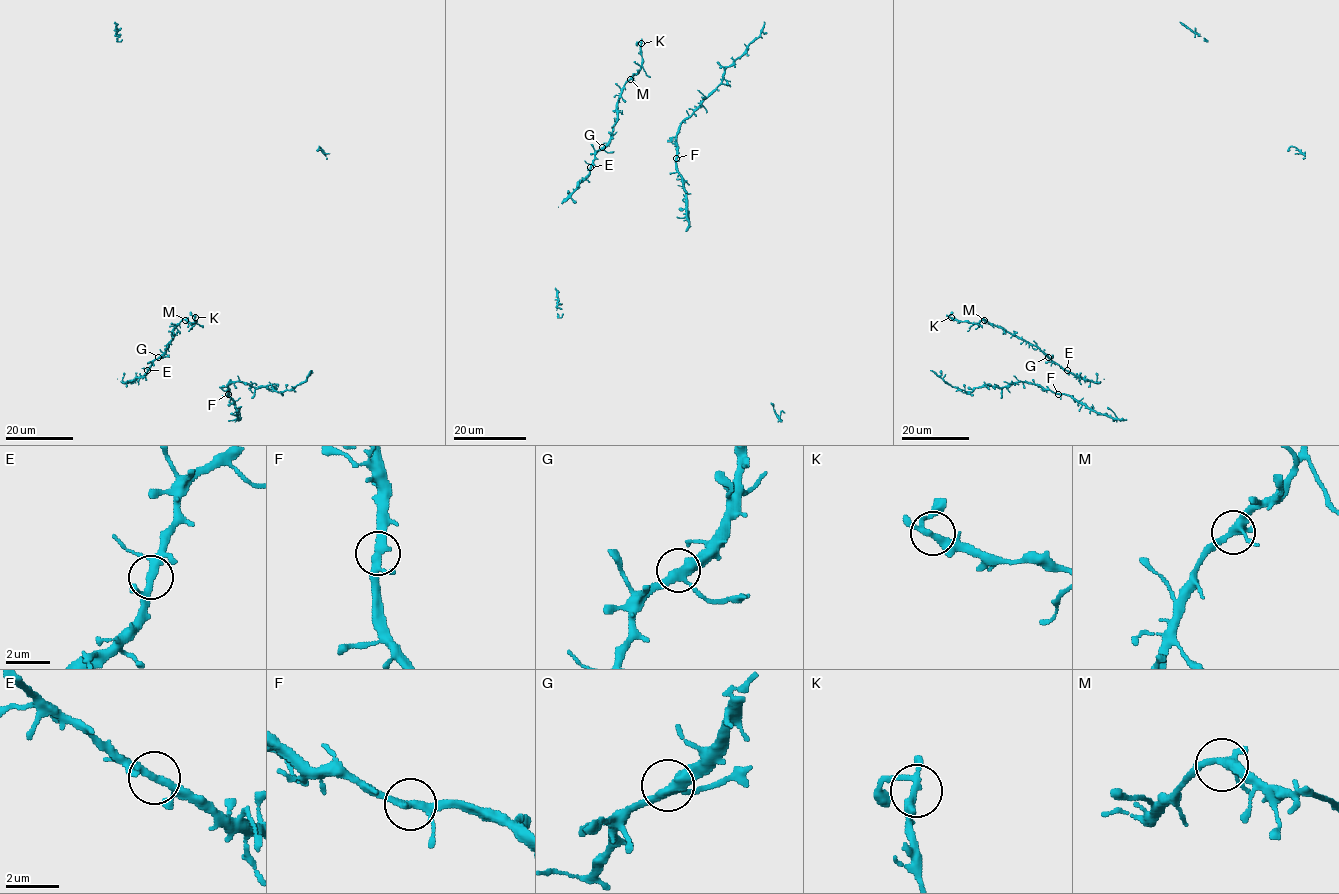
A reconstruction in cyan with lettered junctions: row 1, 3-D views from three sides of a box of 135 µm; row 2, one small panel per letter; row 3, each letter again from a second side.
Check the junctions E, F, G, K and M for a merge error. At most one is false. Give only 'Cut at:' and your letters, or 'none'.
Cut at: none

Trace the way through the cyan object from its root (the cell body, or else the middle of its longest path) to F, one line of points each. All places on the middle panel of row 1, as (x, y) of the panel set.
F: (667, 141), (675, 145), (676, 157)

